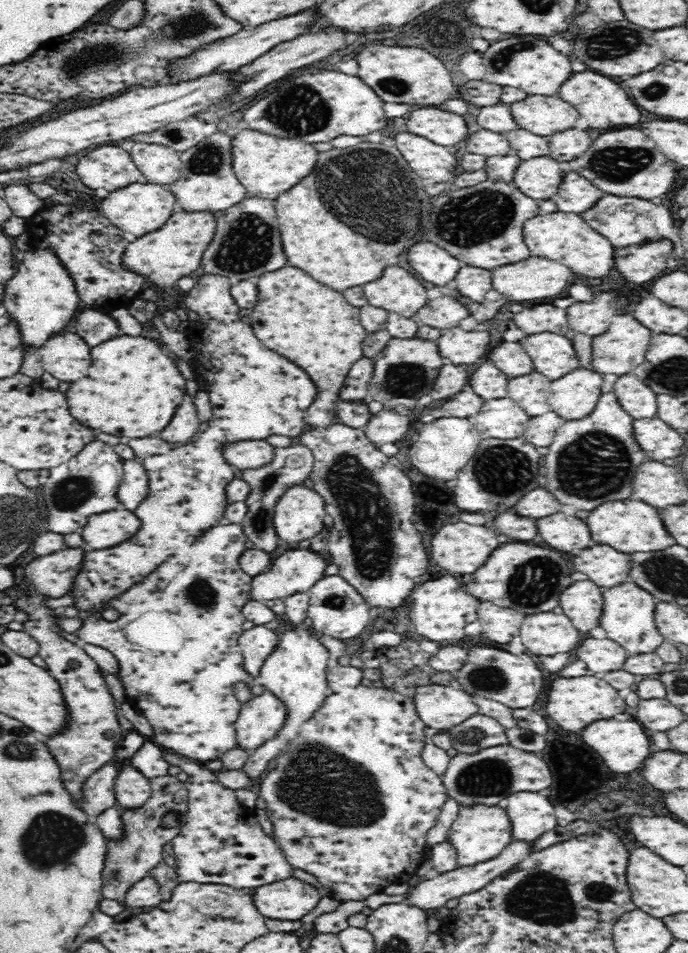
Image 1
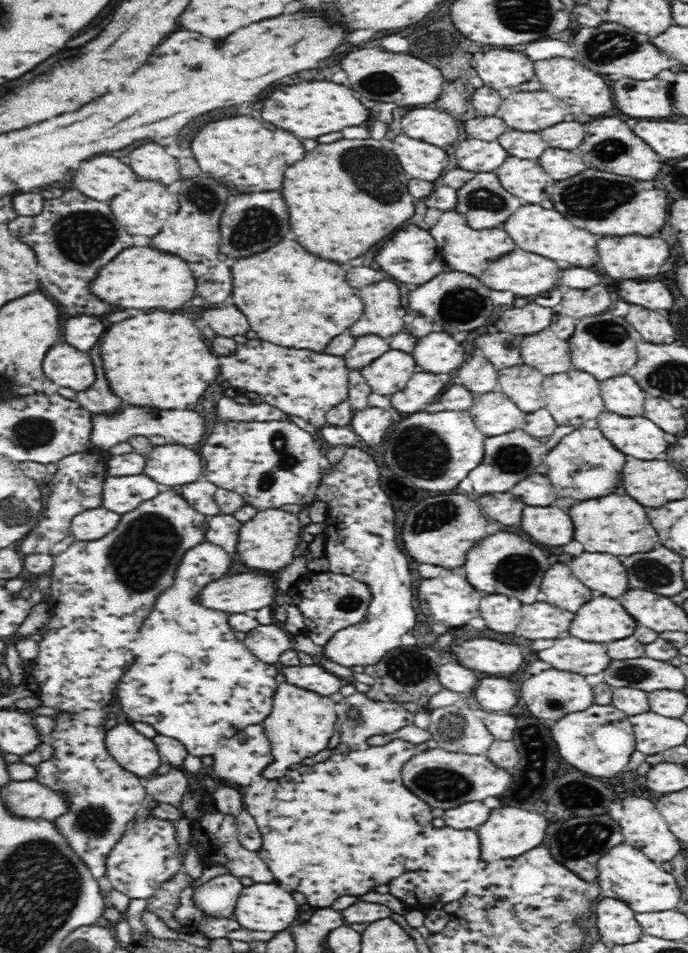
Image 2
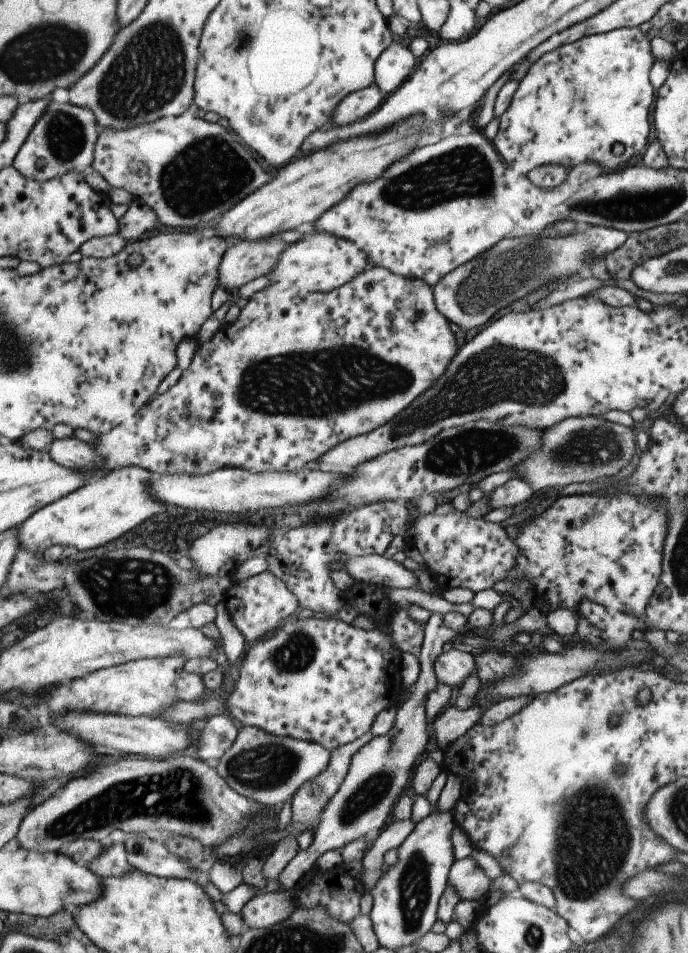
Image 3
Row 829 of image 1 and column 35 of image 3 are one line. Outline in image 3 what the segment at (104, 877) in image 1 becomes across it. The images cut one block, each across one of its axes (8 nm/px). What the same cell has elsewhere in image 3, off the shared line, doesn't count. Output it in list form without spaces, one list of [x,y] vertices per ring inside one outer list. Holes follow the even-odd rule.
[[[52,99],[43,114],[29,130],[25,142],[17,150],[11,166],[27,180],[45,182],[67,172],[85,172],[91,166],[91,154],[99,133],[91,111],[71,103],[58,103]]]

